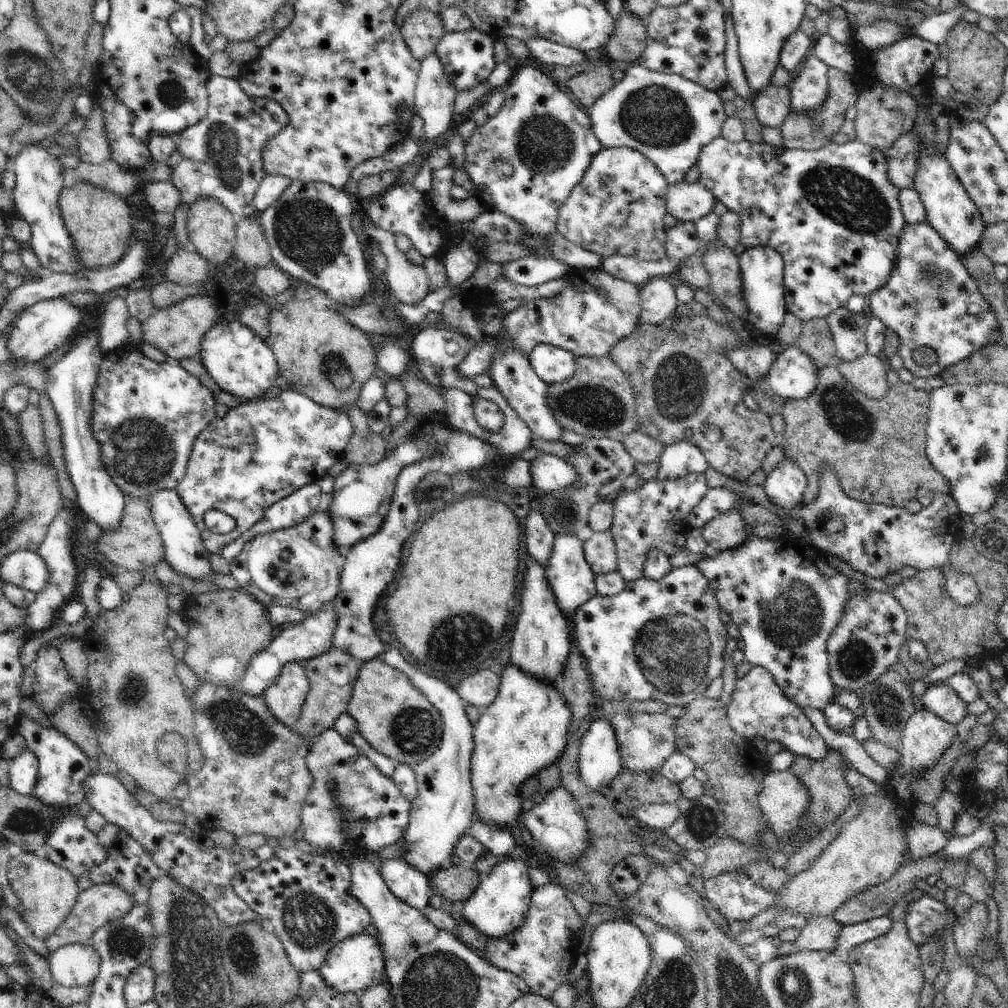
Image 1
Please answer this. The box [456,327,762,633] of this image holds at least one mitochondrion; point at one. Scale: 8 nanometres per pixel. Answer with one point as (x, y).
(677, 382)

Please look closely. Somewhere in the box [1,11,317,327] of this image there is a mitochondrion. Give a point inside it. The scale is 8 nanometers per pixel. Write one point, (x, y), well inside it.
(32, 77)

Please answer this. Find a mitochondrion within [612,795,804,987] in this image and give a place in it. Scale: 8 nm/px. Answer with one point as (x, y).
(701, 824)

